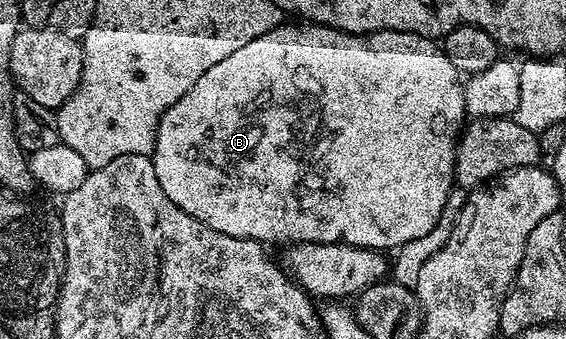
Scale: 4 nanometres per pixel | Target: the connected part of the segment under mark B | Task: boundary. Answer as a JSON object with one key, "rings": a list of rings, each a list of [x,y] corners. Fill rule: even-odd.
{"rings":[[[283,22],[275,30],[271,30],[267,34],[263,34],[253,41],[247,42],[247,46],[242,46],[240,50],[235,50],[235,54],[231,54],[229,60],[218,62],[216,66],[211,66],[211,70],[205,72],[203,78],[199,78],[199,82],[195,86],[191,86],[191,90],[187,90],[187,94],[183,94],[183,98],[179,98],[179,102],[175,102],[175,106],[171,106],[163,114],[163,118],[157,127],[157,137],[153,142],[153,151],[151,159],[153,169],[155,170],[155,178],[159,178],[159,186],[163,186],[163,194],[167,194],[167,198],[171,198],[171,202],[175,202],[175,206],[184,207],[188,205],[189,196],[201,196],[206,192],[209,196],[221,196],[221,204],[201,204],[195,208],[195,215],[199,222],[203,222],[207,226],[211,226],[213,230],[219,230],[223,234],[231,234],[233,238],[243,238],[244,240],[255,240],[262,246],[270,246],[269,244],[285,244],[284,246],[295,244],[339,244],[347,243],[349,245],[359,246],[360,248],[371,248],[377,251],[390,251],[400,249],[409,241],[421,240],[430,237],[442,216],[445,206],[451,194],[451,188],[455,186],[454,162],[457,160],[457,143],[464,129],[467,120],[465,111],[465,90],[461,74],[451,60],[447,58],[440,45],[432,38],[423,35],[415,35],[413,32],[407,31],[379,31],[371,33],[354,33],[340,31],[337,28],[327,27],[325,25],[311,24],[308,22],[293,22],[297,24],[289,24]],[[265,104],[269,104],[269,152],[265,152]]]}

